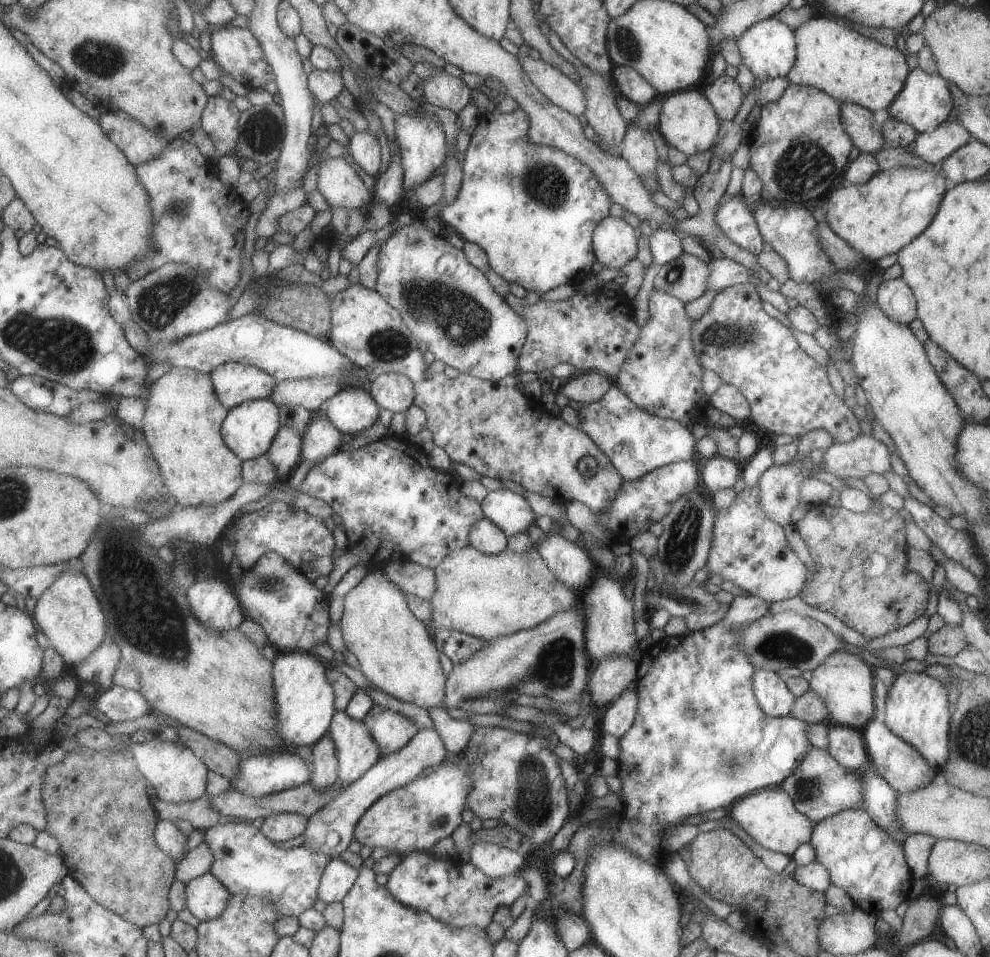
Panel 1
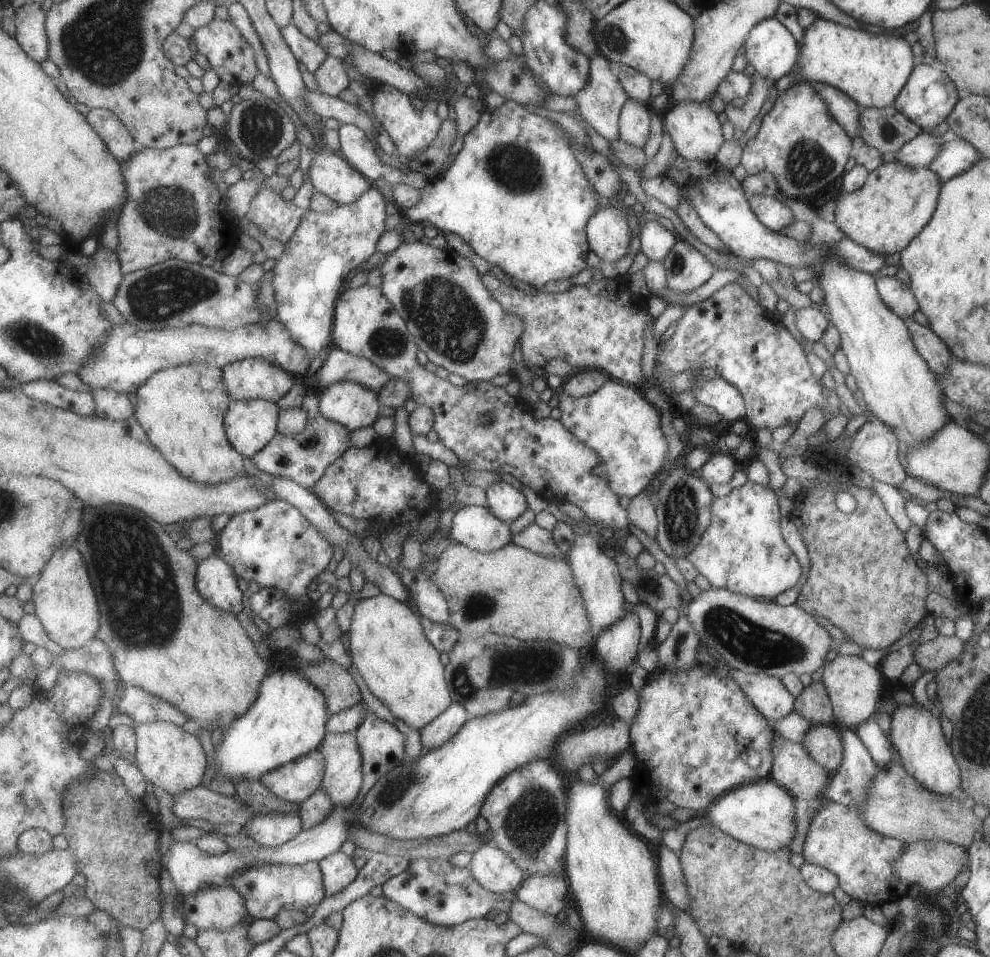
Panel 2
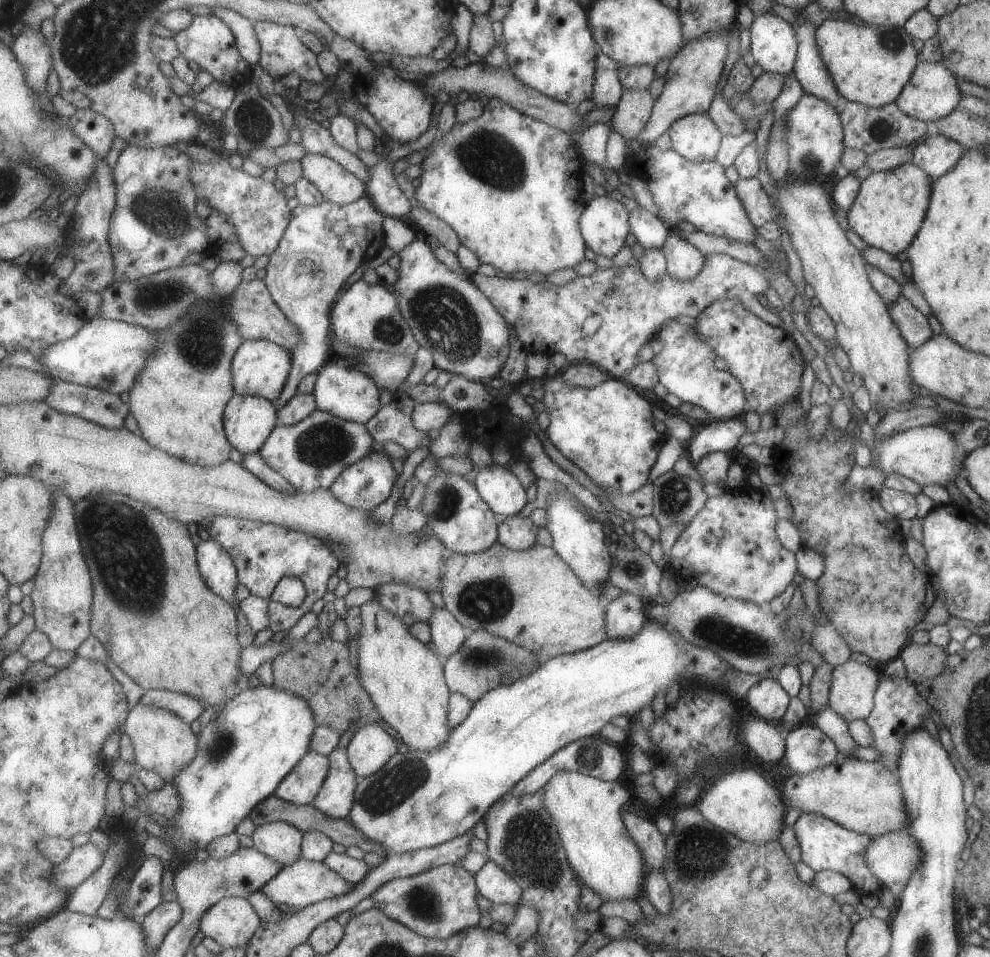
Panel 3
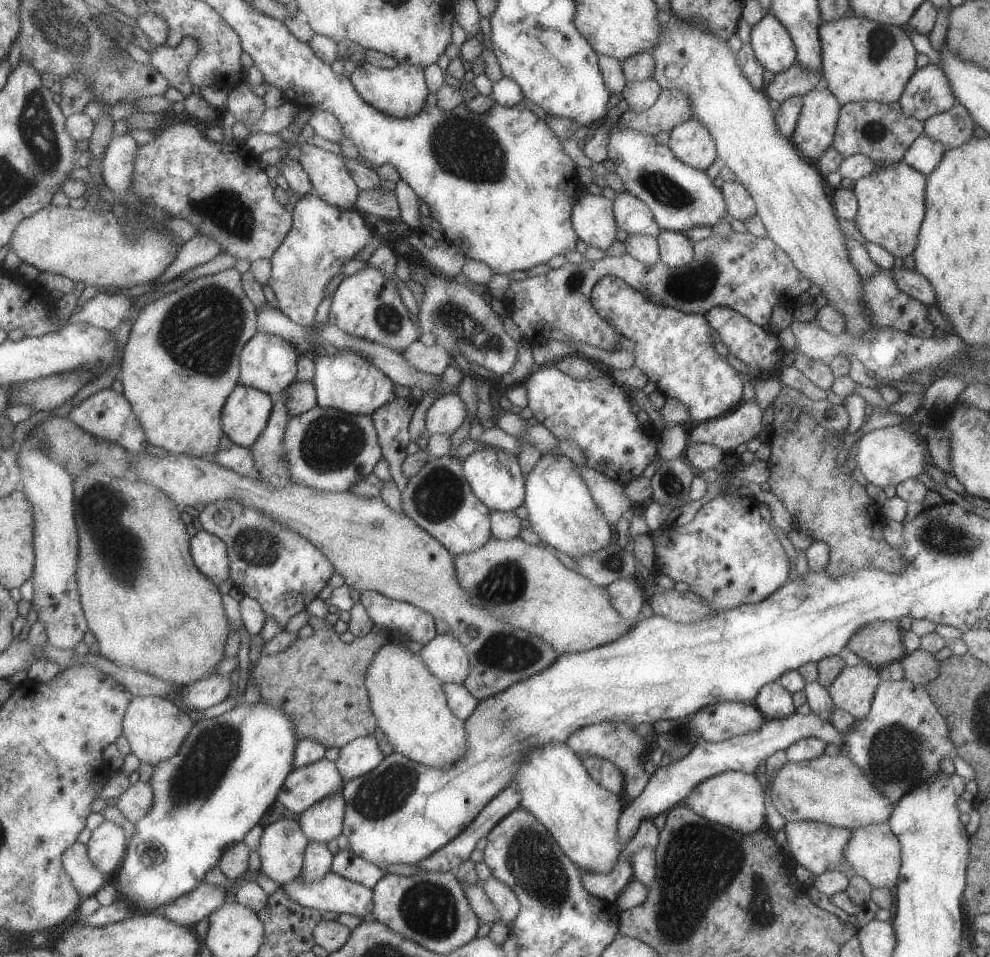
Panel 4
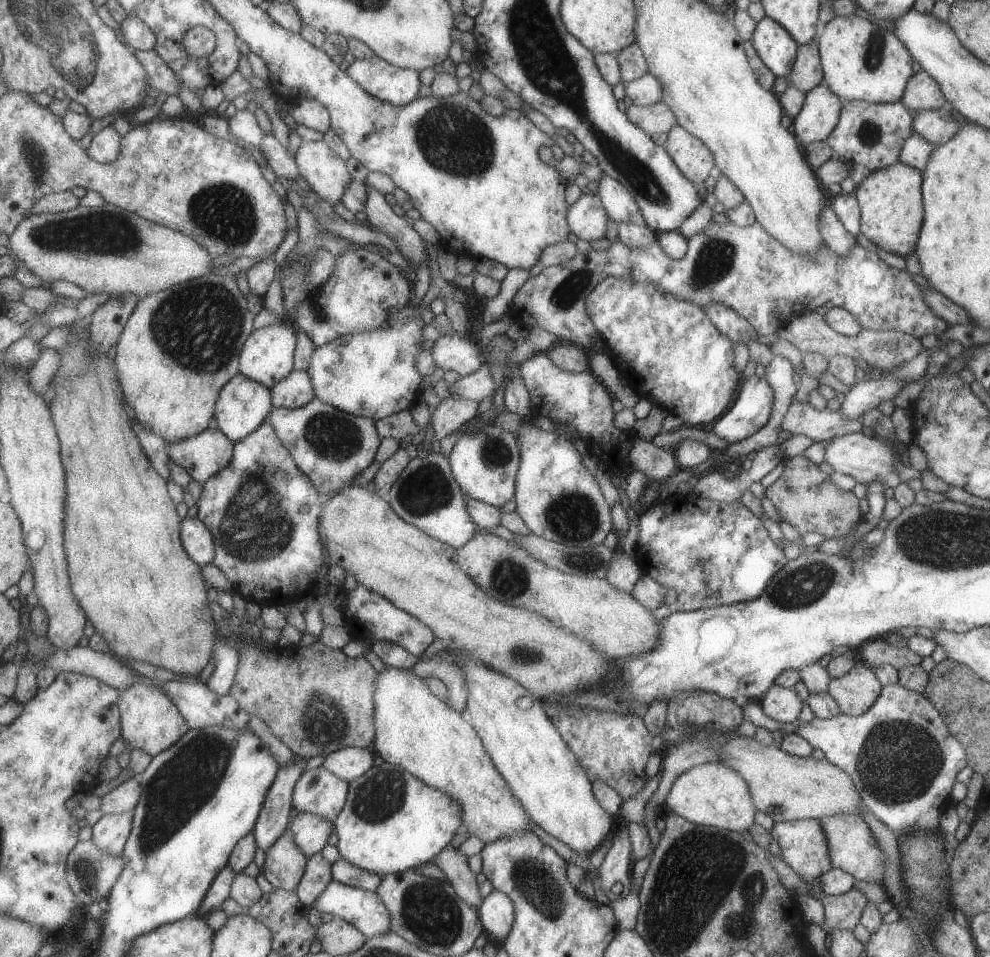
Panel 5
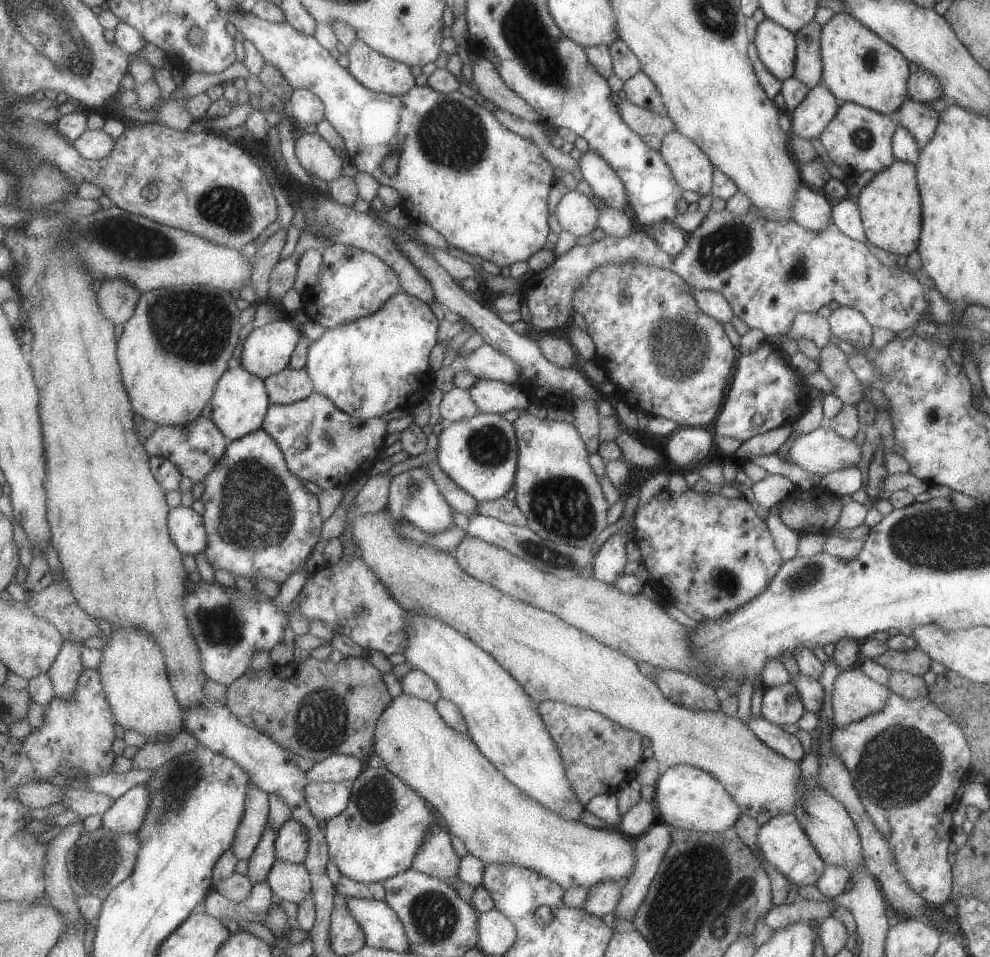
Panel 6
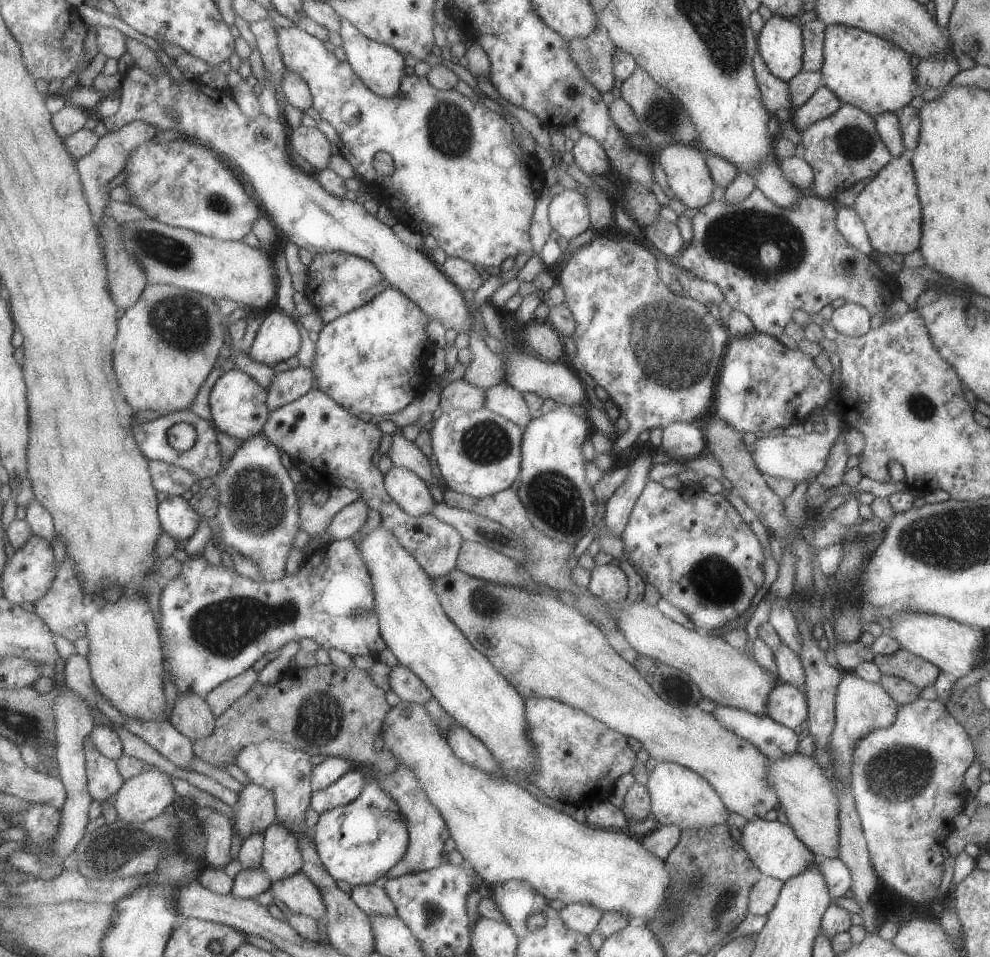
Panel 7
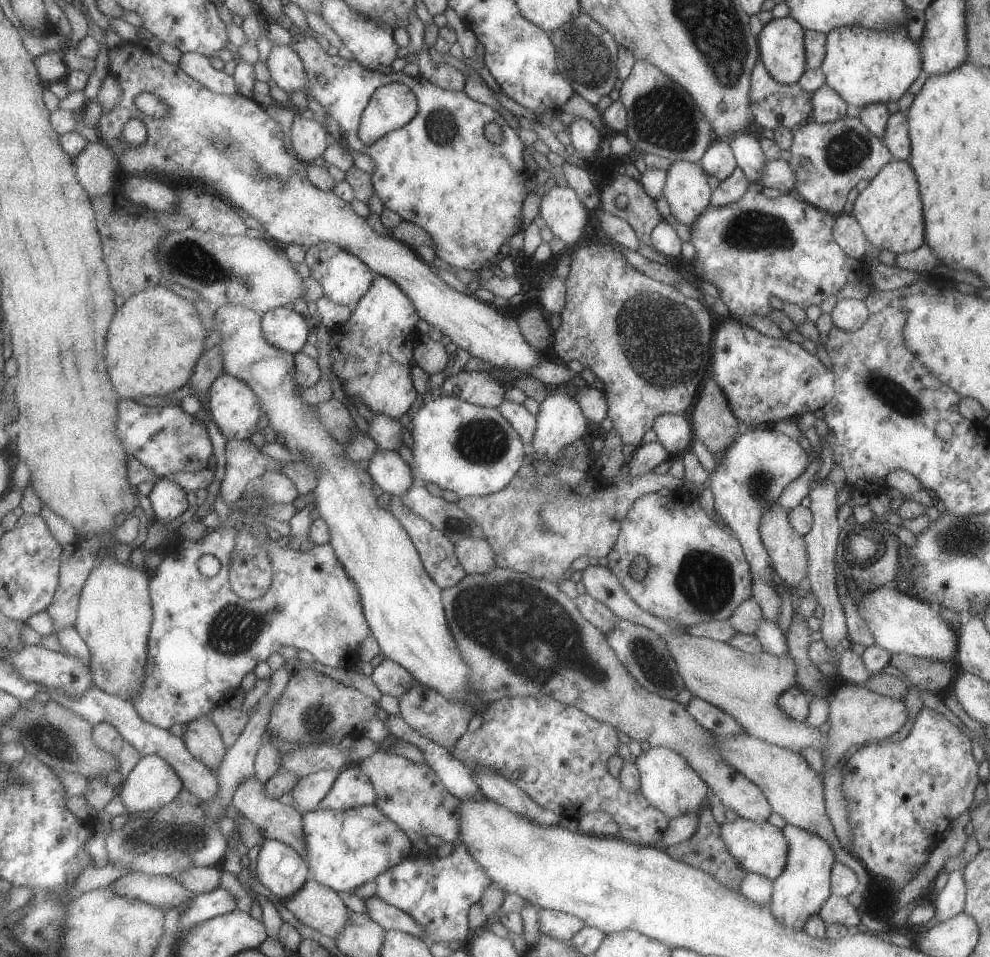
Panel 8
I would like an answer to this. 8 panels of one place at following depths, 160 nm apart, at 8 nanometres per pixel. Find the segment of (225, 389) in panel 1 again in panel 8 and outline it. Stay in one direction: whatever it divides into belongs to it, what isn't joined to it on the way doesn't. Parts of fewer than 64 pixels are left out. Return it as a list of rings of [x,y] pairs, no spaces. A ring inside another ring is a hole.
[[[291,305],[278,307],[263,315],[262,326],[265,337],[273,346],[277,346],[277,348],[281,348],[281,350],[295,355],[301,353],[301,350],[305,348],[305,344],[307,344],[307,334],[312,332],[312,329],[309,328],[309,324],[307,324],[307,320],[305,320],[299,312],[295,312]]]

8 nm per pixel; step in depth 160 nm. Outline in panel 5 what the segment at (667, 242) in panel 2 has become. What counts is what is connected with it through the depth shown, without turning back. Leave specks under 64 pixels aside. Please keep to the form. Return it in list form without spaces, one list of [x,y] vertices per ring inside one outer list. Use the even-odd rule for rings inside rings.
[[[603,174],[601,180],[597,180],[596,196],[601,200],[605,213],[614,223],[625,222],[646,226],[637,204],[615,178]]]

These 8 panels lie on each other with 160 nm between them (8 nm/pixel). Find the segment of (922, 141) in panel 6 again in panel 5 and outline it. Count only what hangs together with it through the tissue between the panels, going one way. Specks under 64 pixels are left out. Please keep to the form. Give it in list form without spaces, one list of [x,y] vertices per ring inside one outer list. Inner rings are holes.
[[[947,106],[936,110],[911,111],[910,115],[913,133],[934,146],[944,144],[959,130],[957,120],[953,118]]]

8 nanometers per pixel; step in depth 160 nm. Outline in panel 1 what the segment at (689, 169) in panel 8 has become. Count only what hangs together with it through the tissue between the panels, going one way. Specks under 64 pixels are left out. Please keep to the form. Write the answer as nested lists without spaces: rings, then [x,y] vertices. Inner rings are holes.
[[[681,90],[675,94],[665,96],[659,110],[658,132],[665,140],[666,145],[677,148],[687,157],[712,149],[713,138],[718,134],[719,120],[713,106],[695,90]]]

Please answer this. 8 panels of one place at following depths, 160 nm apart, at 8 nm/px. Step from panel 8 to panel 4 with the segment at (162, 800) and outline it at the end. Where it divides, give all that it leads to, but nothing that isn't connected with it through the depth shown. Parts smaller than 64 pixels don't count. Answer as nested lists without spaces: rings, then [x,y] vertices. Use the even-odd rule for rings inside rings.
[[[103,821],[92,831],[91,838],[86,845],[89,848],[91,862],[95,862],[95,866],[101,872],[114,877],[122,866],[128,849],[127,834],[123,826]]]

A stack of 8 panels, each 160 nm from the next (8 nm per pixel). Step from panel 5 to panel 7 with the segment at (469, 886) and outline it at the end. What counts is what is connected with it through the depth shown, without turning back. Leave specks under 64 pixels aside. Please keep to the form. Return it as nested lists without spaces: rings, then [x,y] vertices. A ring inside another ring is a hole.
[[[396,763],[396,768],[391,774],[381,774],[377,768],[367,767],[363,769],[364,774],[371,774],[377,778],[379,782],[379,788],[385,791],[385,794],[389,795],[389,798],[393,799],[393,802],[397,803],[400,810],[400,817],[405,819],[408,824],[408,849],[404,857],[401,858],[397,865],[383,874],[374,883],[377,887],[382,887],[386,878],[393,878],[403,874],[410,874],[425,870],[430,870],[441,866],[445,862],[448,862],[446,852],[443,850],[443,844],[450,836],[447,826],[441,818],[441,814],[437,811],[437,808],[429,802],[427,794],[421,790],[417,778],[413,776],[413,772],[403,766],[403,764]]]

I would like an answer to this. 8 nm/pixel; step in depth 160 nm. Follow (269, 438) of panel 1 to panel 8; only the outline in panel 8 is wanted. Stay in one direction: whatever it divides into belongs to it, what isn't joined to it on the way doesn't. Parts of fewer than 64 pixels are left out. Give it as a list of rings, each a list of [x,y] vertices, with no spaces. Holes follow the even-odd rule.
[[[225,374],[212,386],[210,412],[227,440],[251,438],[263,416],[253,388],[247,382]]]

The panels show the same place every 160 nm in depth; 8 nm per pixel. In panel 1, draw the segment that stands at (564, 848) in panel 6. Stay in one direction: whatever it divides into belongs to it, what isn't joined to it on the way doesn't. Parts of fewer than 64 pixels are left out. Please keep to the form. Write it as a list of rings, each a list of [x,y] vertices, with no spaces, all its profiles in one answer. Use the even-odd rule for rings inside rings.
[[[379,567],[370,568],[367,574],[359,580],[359,584],[353,586],[345,594],[341,628],[346,650],[355,655],[359,662],[357,669],[369,680],[369,683],[375,686],[375,689],[401,702],[425,708],[427,711],[429,708],[443,708],[453,719],[468,716],[461,710],[445,708],[441,704],[443,696],[445,696],[446,675],[443,674],[439,664],[439,652],[430,636],[430,629],[411,614],[408,602],[405,602],[404,594],[401,594],[400,588],[389,582]]]

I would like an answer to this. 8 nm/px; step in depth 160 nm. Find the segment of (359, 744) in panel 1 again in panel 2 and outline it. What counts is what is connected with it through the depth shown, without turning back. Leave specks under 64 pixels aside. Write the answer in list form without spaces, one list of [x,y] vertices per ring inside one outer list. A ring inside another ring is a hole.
[[[350,732],[329,733],[321,744],[326,758],[323,787],[335,805],[351,805],[362,793],[363,766],[356,735]]]

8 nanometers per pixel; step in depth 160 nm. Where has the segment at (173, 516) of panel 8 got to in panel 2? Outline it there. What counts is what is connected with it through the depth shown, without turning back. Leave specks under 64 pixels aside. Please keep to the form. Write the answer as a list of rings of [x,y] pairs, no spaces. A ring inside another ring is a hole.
[[[217,553],[203,559],[198,566],[197,586],[211,604],[237,616],[243,610],[243,592],[237,586],[235,569]]]

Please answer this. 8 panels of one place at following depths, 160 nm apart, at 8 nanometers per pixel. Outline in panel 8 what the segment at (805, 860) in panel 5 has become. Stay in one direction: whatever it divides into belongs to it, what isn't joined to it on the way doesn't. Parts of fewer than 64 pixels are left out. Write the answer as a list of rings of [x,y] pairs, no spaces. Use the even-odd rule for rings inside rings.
[[[739,817],[731,823],[719,824],[719,836],[729,856],[735,858],[735,862],[747,873],[754,873],[771,881],[781,874],[788,850],[781,829],[771,826],[767,821],[751,822]]]

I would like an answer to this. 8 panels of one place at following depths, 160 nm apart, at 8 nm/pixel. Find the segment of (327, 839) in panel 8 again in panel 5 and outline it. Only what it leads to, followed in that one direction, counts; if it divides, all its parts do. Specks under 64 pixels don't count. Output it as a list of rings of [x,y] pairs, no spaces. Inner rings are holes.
[[[383,761],[361,777],[350,781],[348,786],[345,809],[334,822],[339,837],[338,851],[340,856],[345,858],[345,862],[361,870],[373,872],[380,878],[424,866],[432,861],[435,854],[439,854],[445,846],[450,845],[455,832],[461,829],[461,806],[447,794],[441,794],[441,790],[435,790],[425,785],[425,782],[419,782],[401,766],[393,766]]]

